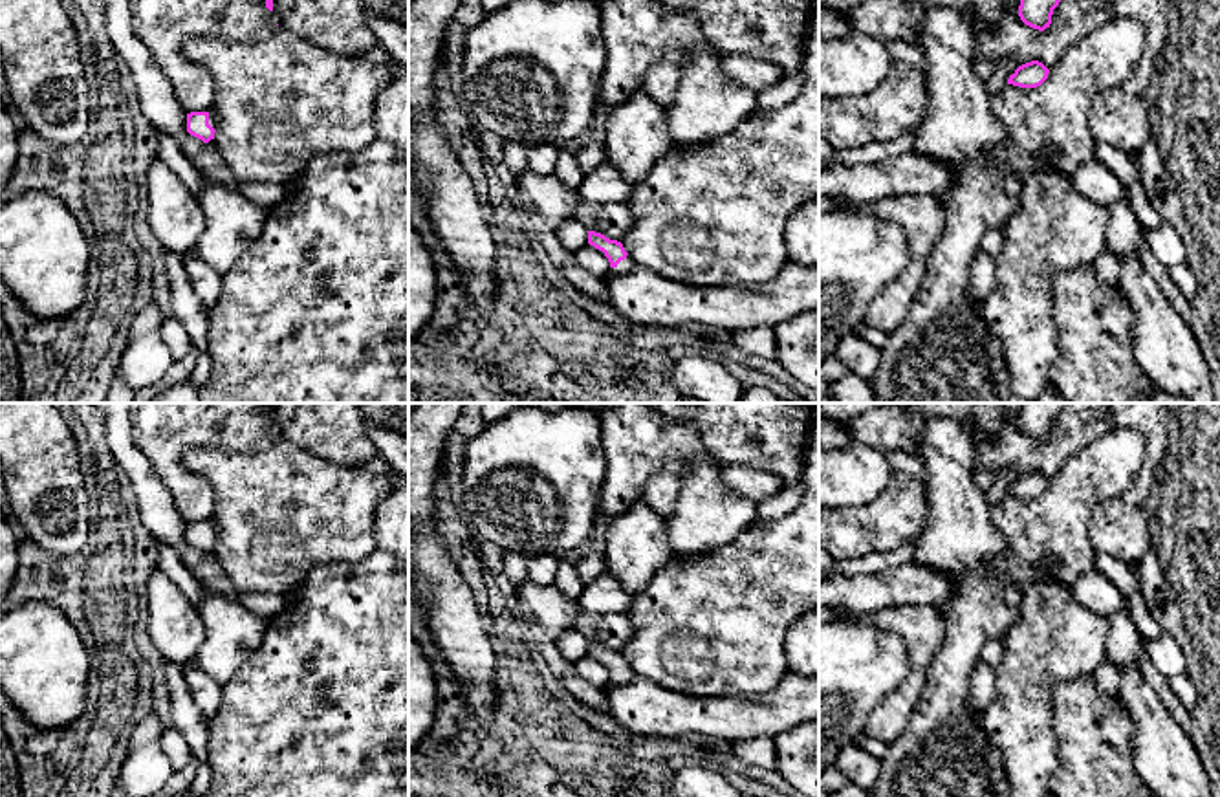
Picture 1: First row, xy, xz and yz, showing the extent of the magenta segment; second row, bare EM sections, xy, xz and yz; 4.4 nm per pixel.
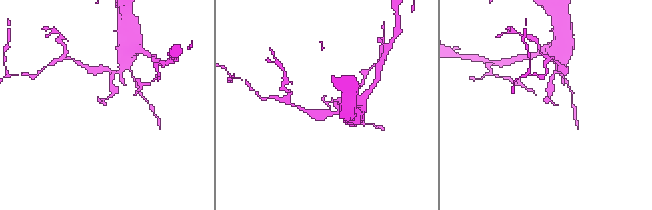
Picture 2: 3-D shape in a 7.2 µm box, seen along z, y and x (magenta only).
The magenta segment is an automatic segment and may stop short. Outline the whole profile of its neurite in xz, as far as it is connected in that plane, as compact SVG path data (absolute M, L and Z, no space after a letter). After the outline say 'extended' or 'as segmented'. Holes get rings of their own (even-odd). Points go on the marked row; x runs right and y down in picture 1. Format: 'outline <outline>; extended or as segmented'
outline M588 231L588 244L605 253L610 262L610 271L615 275L630 273L637 266L617 240Z; extended

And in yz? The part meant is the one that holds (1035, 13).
outline M1020 0L1020 20L1039 31L1044 31L1051 24L1053 9L1061 0Z; as segmented

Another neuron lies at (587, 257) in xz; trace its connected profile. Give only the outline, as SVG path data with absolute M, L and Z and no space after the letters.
M583 246L579 249L570 251L575 266L583 267L594 277L606 277L610 273L610 262L603 251L594 246Z

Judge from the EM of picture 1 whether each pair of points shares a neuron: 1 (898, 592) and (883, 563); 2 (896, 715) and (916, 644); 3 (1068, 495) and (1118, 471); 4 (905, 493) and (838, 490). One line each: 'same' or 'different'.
1: different
2: same
3: same
4: different

